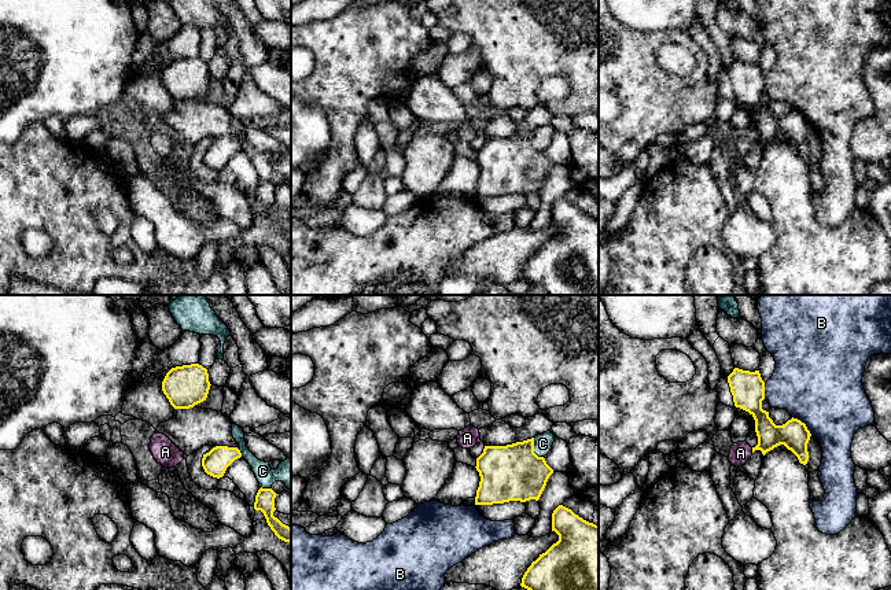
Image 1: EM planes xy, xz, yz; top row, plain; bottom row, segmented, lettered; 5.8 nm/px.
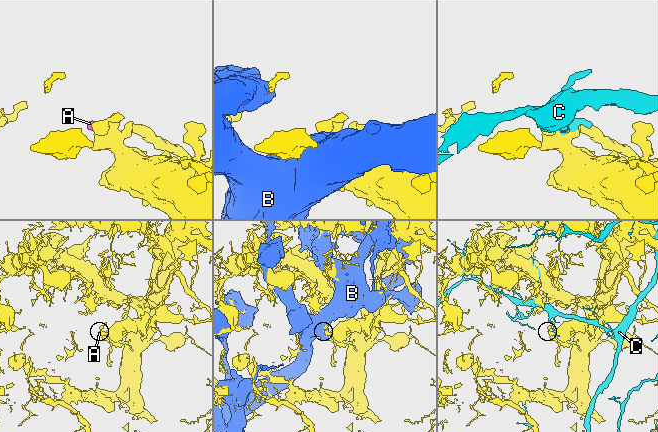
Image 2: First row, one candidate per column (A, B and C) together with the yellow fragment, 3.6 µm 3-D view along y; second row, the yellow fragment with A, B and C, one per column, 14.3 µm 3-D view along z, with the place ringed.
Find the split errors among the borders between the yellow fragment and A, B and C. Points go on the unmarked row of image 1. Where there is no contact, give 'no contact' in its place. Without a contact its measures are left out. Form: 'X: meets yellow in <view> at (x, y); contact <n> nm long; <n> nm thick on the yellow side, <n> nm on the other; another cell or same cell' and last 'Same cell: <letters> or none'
A: meets yellow in yz at (753, 143); contact 30 nm long; 160 nm thick on the yellow side, 120 nm on the other; same cell
B: meets yellow in yz at (805, 118); contact 140 nm long; 170 nm thick on the yellow side, 460 nm on the other; another cell
C: meets yellow in xz at (533, 142); contact 130 nm long; 340 nm thick on the yellow side, 110 nm on the other; another cell
Same cell: A

